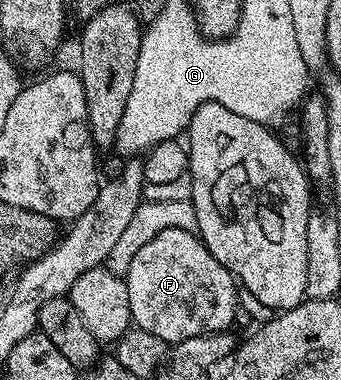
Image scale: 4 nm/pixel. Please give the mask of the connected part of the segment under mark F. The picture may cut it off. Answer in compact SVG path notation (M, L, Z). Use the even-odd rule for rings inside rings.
M163 229L159 237L147 241L147 245L135 253L135 261L131 261L129 272L123 278L127 285L127 297L131 301L133 323L155 333L155 337L163 337L166 345L232 328L233 318L237 315L238 284L233 274L215 261L213 254L192 231Z

